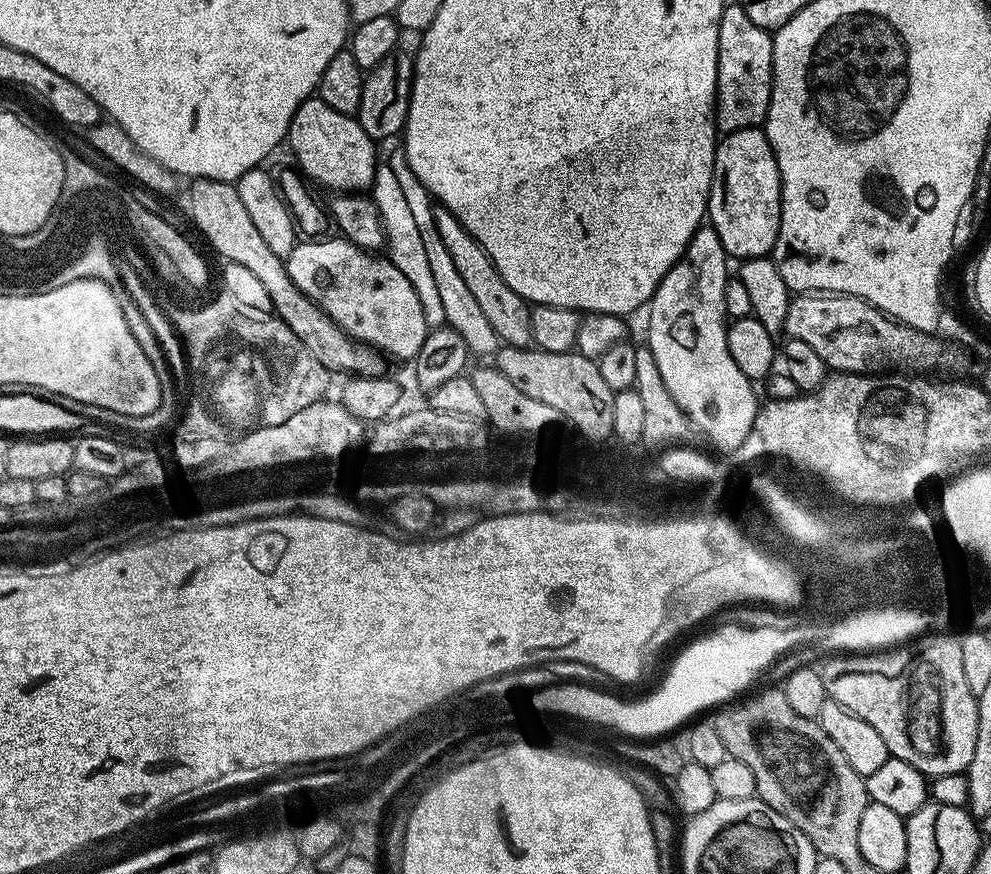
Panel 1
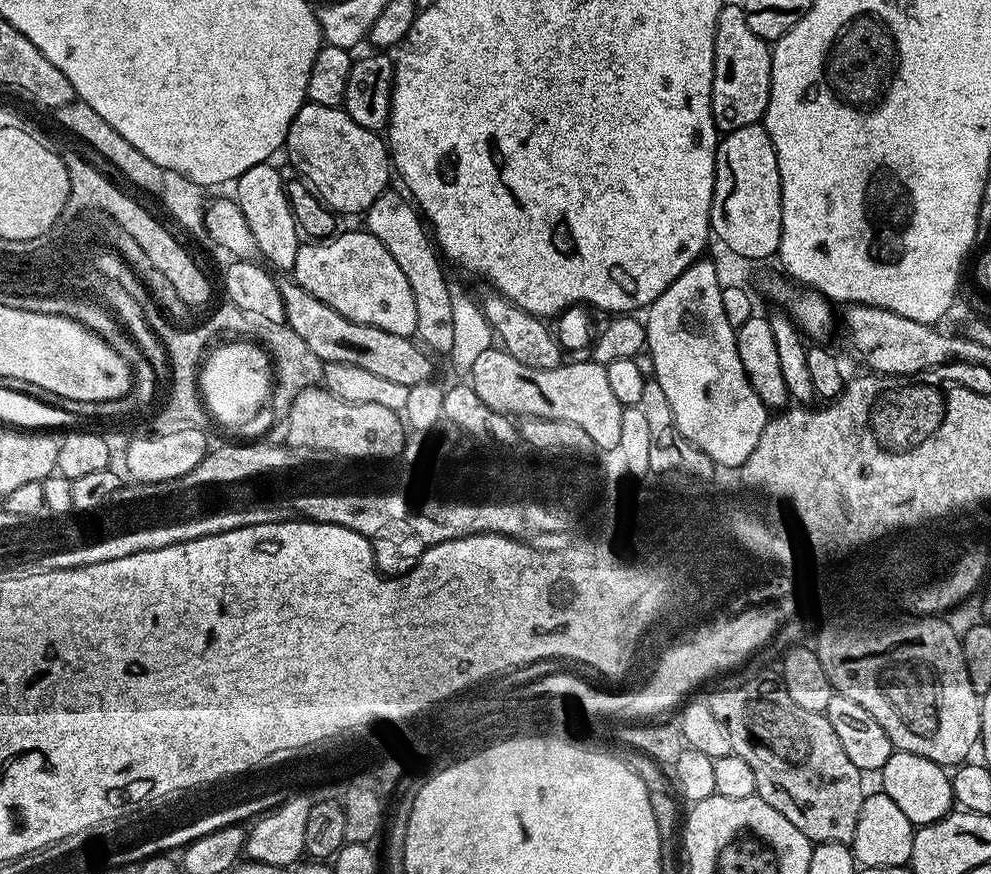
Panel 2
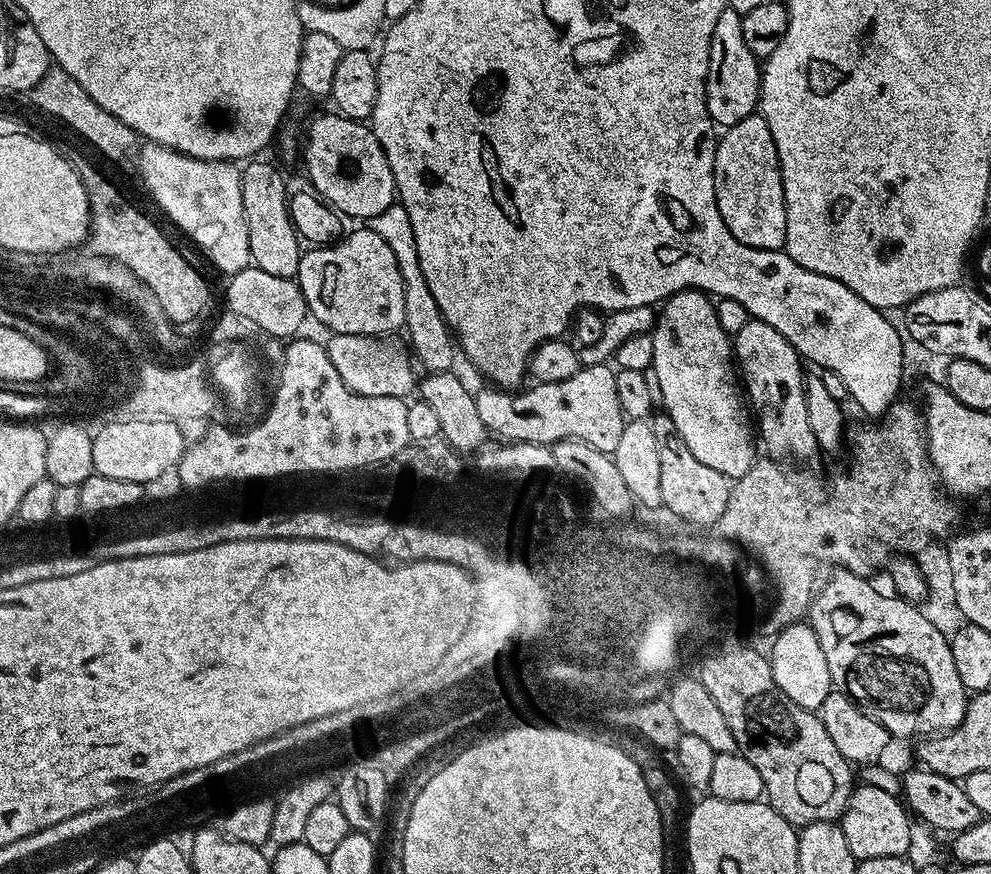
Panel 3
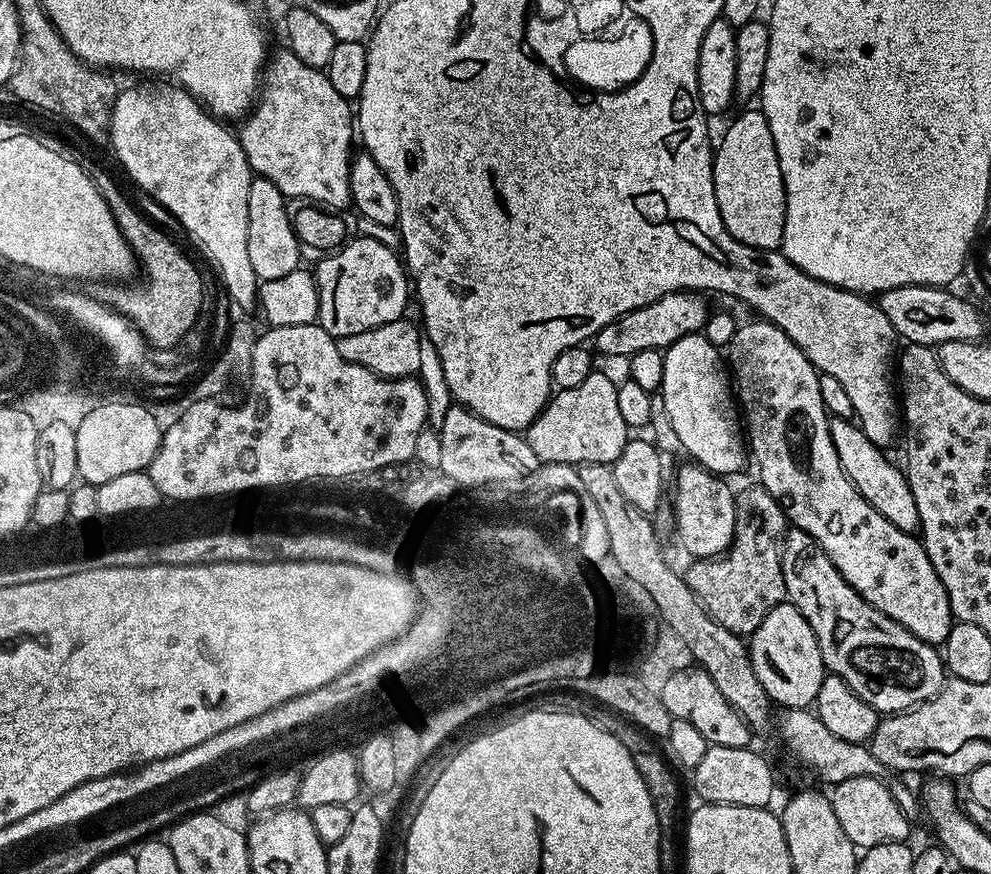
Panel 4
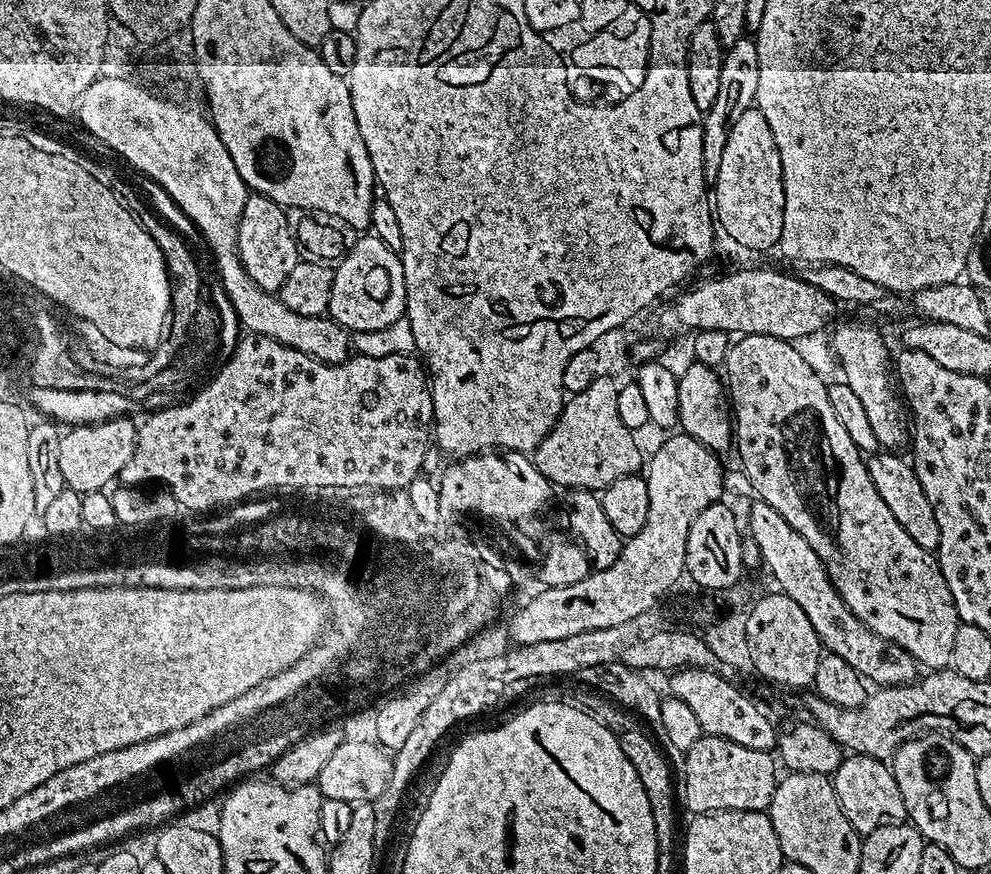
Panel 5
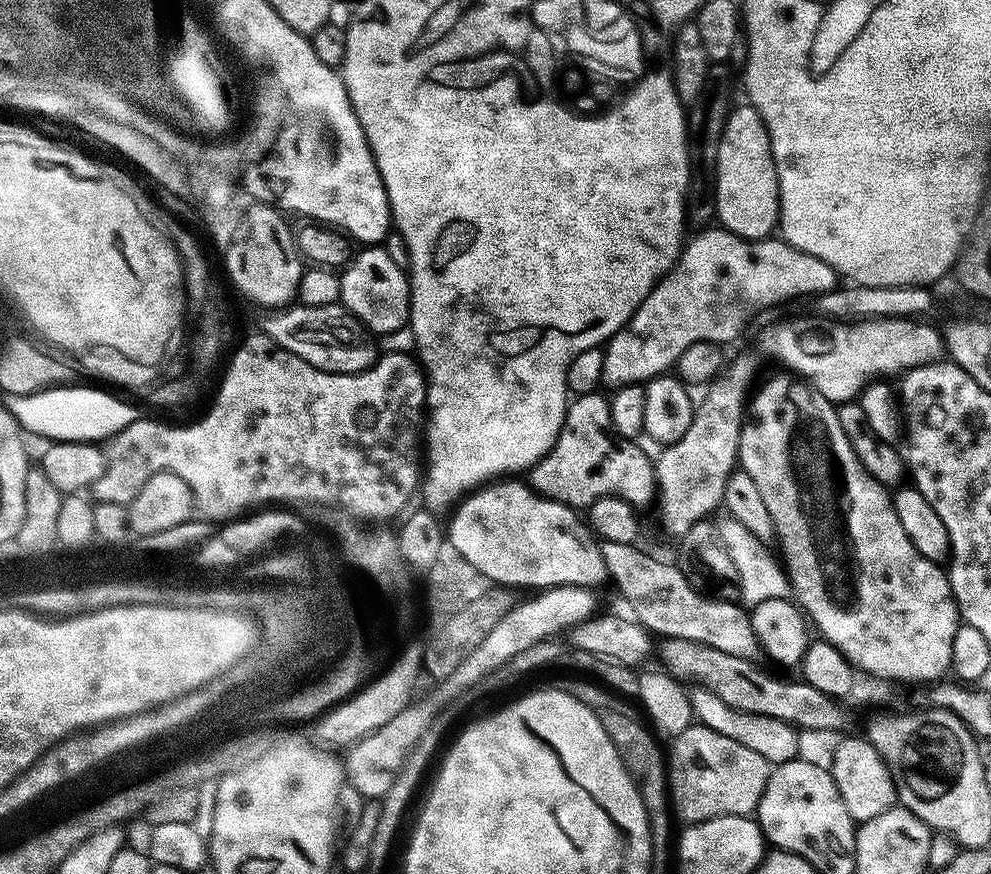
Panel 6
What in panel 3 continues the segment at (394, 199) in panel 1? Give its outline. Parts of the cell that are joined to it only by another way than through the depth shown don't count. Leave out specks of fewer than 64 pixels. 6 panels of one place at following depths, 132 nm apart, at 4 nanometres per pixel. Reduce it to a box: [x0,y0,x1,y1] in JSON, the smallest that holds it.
[366,202,456,372]

